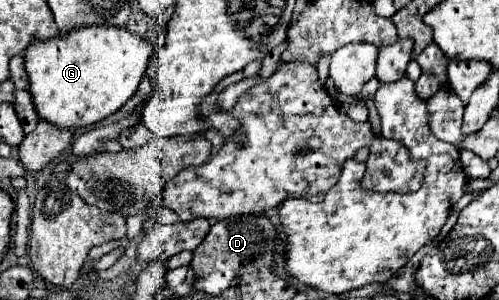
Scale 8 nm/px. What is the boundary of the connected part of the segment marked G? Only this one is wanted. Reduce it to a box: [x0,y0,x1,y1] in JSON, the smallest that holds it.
[24,27,152,129]

